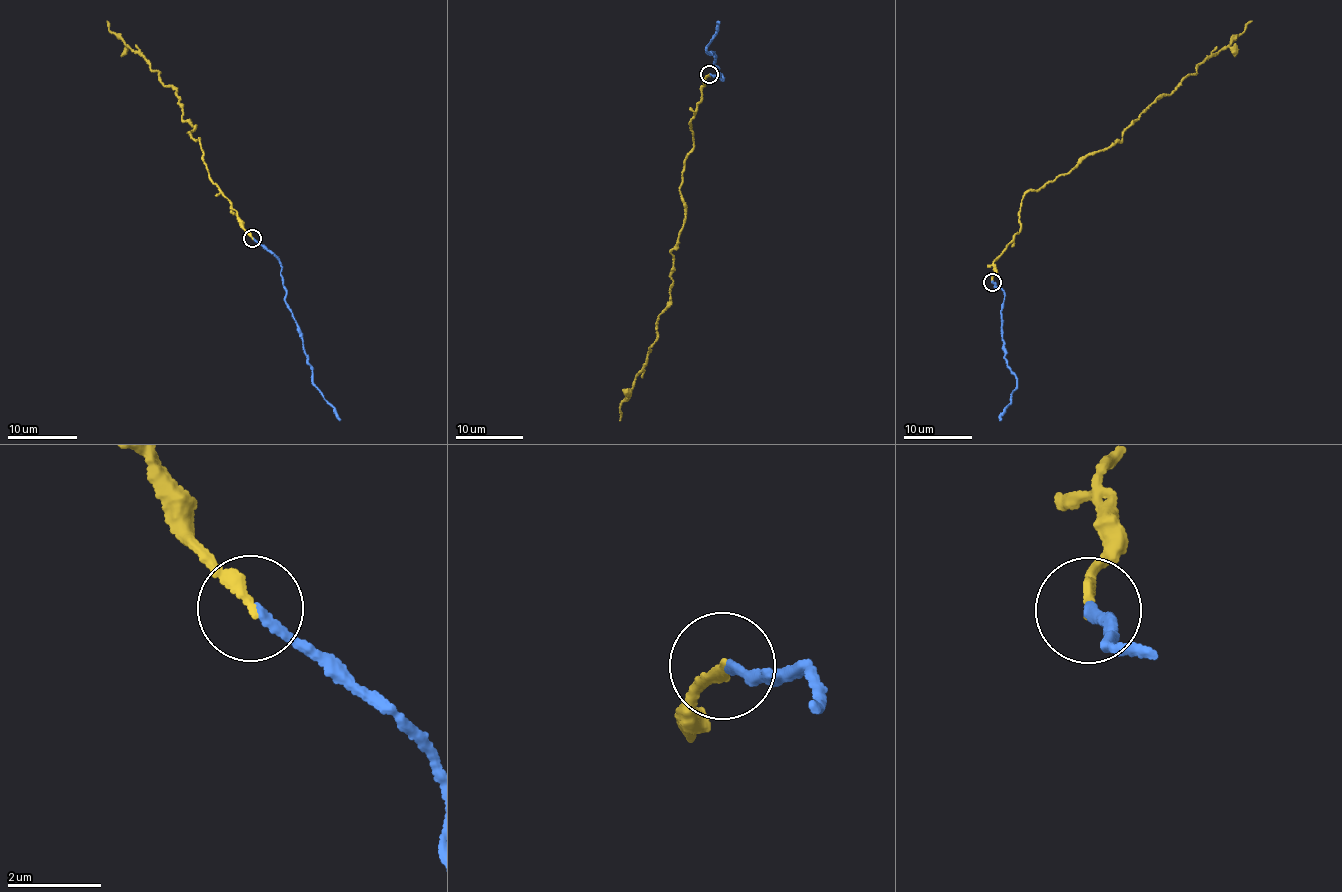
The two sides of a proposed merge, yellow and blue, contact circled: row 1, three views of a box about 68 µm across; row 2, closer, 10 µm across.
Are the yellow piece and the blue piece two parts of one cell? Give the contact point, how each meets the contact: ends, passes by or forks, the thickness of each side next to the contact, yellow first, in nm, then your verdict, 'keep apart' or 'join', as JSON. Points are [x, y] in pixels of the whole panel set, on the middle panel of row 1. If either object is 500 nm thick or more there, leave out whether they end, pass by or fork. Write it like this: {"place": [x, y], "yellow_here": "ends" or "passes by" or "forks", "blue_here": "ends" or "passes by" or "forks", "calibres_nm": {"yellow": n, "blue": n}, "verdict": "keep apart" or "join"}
{"place": [709, 74], "yellow_here": "ends", "blue_here": "ends", "calibres_nm": {"yellow": 200, "blue": 190}, "verdict": "join"}

